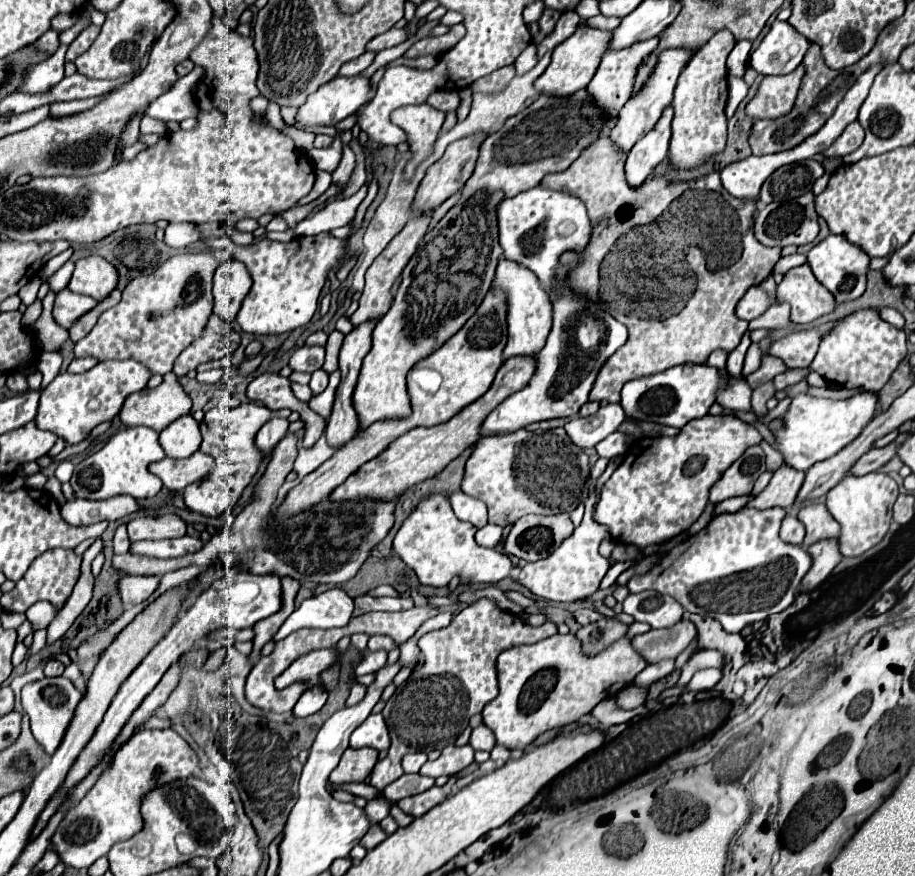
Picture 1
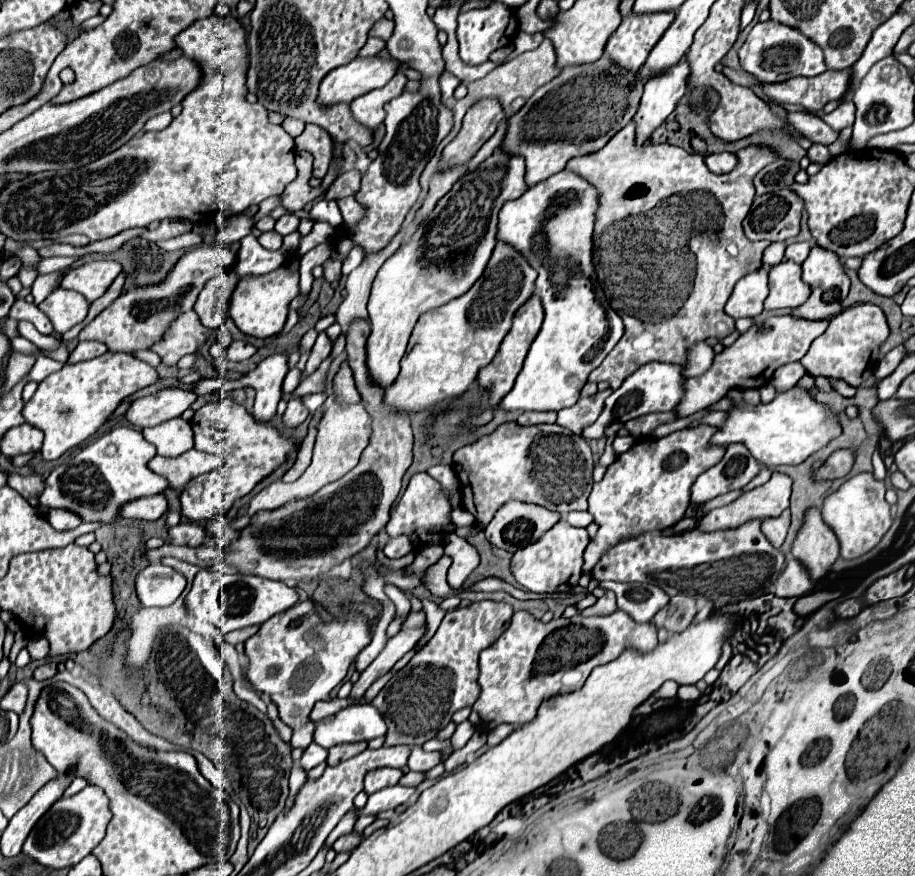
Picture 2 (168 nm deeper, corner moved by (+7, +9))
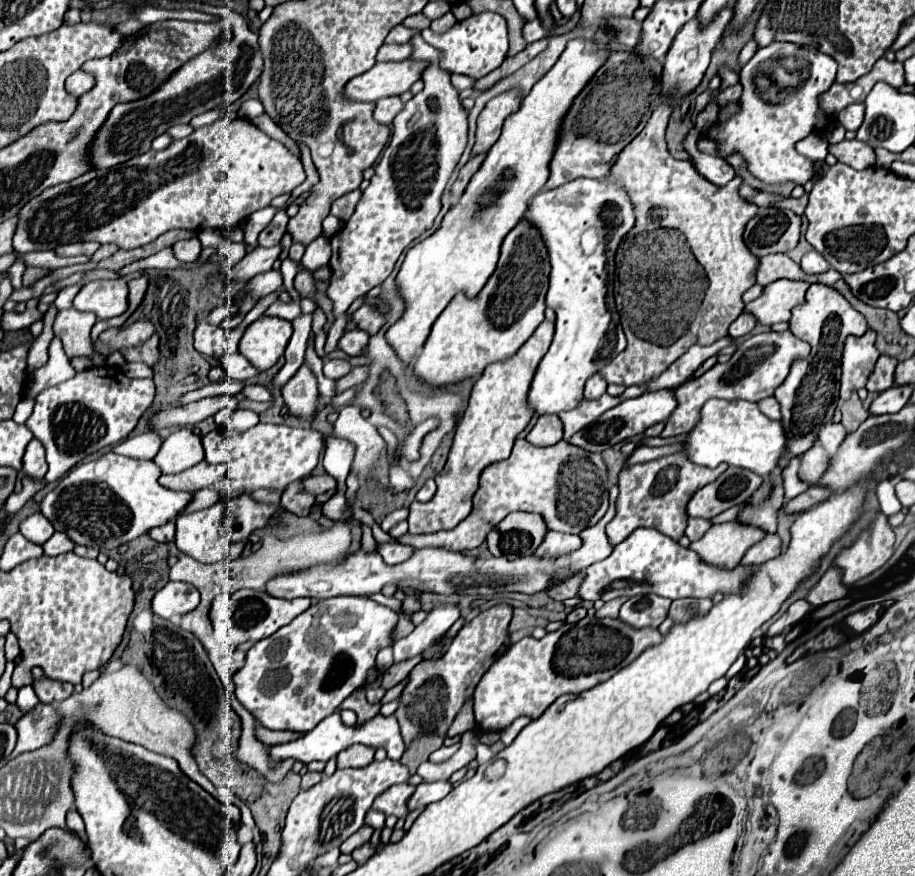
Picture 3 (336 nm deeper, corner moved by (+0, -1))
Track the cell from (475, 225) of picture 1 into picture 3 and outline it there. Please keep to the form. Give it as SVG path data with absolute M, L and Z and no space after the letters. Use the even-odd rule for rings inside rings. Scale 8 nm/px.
M570 40L550 72L546 72L522 100L520 110L508 116L502 136L490 148L484 164L472 176L458 204L448 210L440 228L406 252L404 264L396 276L404 314L386 330L386 340L404 366L410 366L416 350L426 342L436 316L458 292L464 292L466 298L474 298L484 288L496 268L504 236L520 222L530 200L548 180L548 164L564 114L608 54L604 44L596 44L592 54L584 54L584 40Z

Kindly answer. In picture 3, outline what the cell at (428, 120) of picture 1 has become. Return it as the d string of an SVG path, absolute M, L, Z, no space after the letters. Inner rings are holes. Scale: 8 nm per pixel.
M420 32L414 34L410 44L410 58L426 64L422 70L424 90L406 102L394 118L390 144L376 164L376 174L364 190L356 212L346 222L346 226L330 238L332 278L328 296L334 302L336 322L328 330L324 352L332 352L338 344L338 338L344 334L348 306L356 298L364 296L370 288L380 286L394 270L402 250L432 226L436 214L440 212L440 196L444 186L468 142L468 116L460 104L458 90L450 82L450 72L440 68L442 52L430 46Z

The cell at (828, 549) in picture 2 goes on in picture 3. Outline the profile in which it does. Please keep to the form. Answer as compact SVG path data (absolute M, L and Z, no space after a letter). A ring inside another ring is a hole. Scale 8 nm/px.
M830 566L816 582L816 586L810 588L806 600L812 604L812 608L820 608L832 600L844 598L846 592L848 588L842 584L842 572L838 570L838 566Z

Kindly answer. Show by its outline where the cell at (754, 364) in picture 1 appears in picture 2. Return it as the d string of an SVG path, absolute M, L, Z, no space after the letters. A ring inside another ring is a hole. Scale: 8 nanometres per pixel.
M773 316L761 324L753 324L731 346L715 354L713 364L705 374L687 378L683 382L683 398L675 406L675 414L679 418L685 418L699 410L705 410L711 404L725 398L731 388L739 388L739 390L761 388L771 380L773 372L779 366L801 360L807 354L811 340L815 340L827 328L827 324L829 324L827 320L811 322L811 320L795 320L793 316Z

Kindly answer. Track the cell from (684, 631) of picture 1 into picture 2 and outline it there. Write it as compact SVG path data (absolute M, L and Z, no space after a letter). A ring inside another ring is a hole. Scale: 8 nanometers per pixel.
M677 594L669 600L665 608L661 608L655 614L653 622L657 628L663 626L669 634L677 634L677 632L683 632L691 624L695 614L697 614L697 600L685 594Z

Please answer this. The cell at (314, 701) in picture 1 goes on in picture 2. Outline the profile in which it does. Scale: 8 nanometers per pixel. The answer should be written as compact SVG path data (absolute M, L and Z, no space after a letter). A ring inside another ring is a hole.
M335 698L335 700L325 700L325 702L319 702L319 704L315 704L311 710L311 718L309 718L309 720L317 724L317 722L321 722L323 718L327 718L327 716L333 716L333 714L335 714L335 712L339 712L341 708L347 708L348 706L365 702L365 698L362 698L360 701L354 701L349 698Z

